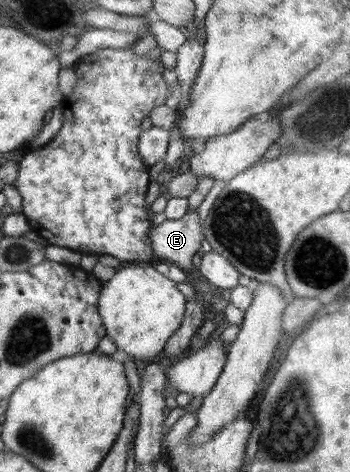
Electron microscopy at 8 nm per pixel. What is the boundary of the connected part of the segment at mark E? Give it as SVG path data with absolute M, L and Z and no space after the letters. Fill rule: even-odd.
M195 209L186 212L183 218L167 219L153 225L149 238L155 259L176 263L186 272L199 254L198 249L204 239L203 226Z

